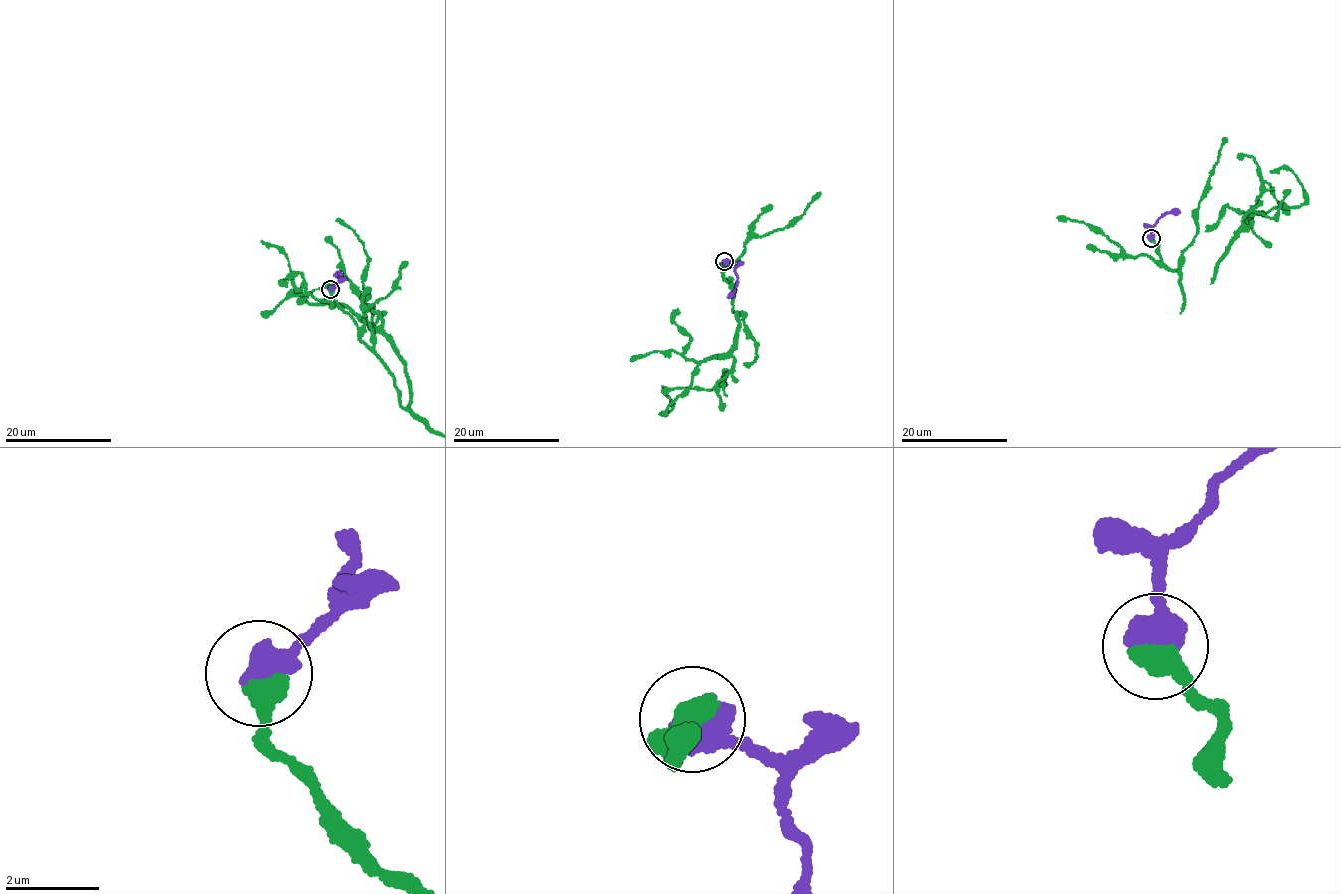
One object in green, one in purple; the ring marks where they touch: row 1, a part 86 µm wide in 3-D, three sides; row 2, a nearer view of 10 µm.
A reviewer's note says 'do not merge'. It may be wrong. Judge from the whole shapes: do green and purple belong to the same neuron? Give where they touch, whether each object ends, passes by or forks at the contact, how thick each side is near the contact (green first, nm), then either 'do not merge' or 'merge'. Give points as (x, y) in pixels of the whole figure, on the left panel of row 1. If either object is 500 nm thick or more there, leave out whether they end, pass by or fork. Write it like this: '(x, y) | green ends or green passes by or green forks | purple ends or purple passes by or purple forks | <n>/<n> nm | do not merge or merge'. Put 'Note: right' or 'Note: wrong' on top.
Note: wrong
(330, 289) | 550/750 nm | merge

